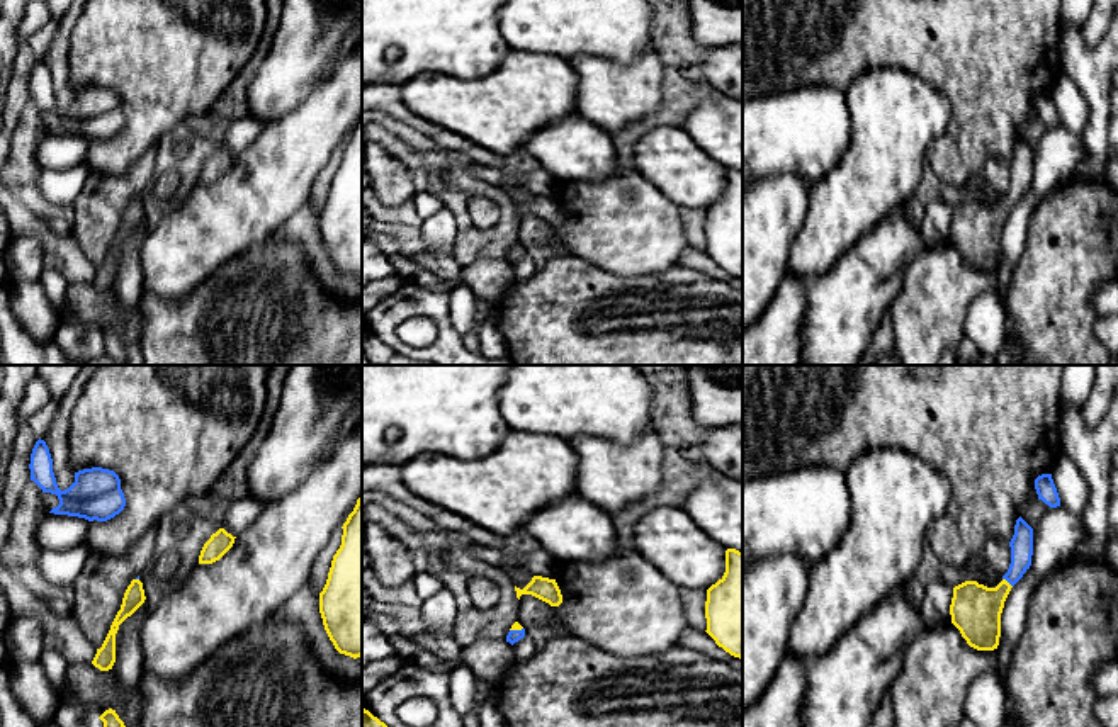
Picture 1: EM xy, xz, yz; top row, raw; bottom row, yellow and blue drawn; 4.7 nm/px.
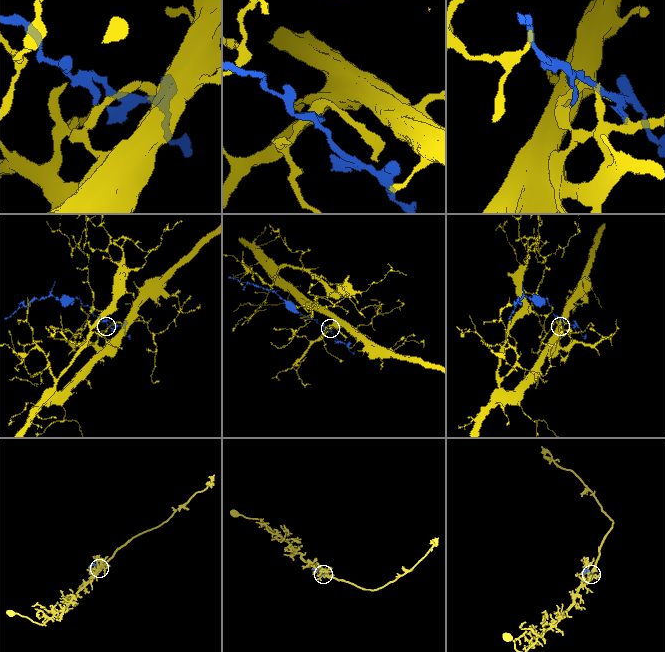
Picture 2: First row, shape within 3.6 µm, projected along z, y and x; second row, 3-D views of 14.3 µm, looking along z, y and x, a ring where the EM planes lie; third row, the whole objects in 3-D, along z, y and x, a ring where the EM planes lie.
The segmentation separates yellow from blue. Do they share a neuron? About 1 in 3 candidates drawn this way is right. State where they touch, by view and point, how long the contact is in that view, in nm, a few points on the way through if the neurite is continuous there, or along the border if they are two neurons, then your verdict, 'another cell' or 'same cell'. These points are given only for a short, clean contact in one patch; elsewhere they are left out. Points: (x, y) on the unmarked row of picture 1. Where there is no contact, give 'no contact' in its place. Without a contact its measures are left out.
yz (1008, 202) | 60 nm | across yz (976, 230), (1008, 202), (1020, 182), (1022, 163) | same cell

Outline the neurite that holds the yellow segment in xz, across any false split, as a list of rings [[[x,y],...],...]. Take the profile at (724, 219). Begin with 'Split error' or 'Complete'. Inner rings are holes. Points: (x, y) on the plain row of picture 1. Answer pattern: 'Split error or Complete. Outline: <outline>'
Complete. Outline: [[[726,170],[726,192],[707,209],[705,238],[715,263],[743,279],[743,172]]]

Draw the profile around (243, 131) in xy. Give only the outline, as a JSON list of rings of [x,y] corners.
[[[251,114],[236,119],[224,134],[219,148],[224,148],[233,156],[238,156],[240,151],[255,141],[267,124],[267,121]]]

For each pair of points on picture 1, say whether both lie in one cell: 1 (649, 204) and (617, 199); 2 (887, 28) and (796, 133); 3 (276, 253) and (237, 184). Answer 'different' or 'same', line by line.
1: same
2: different
3: different

